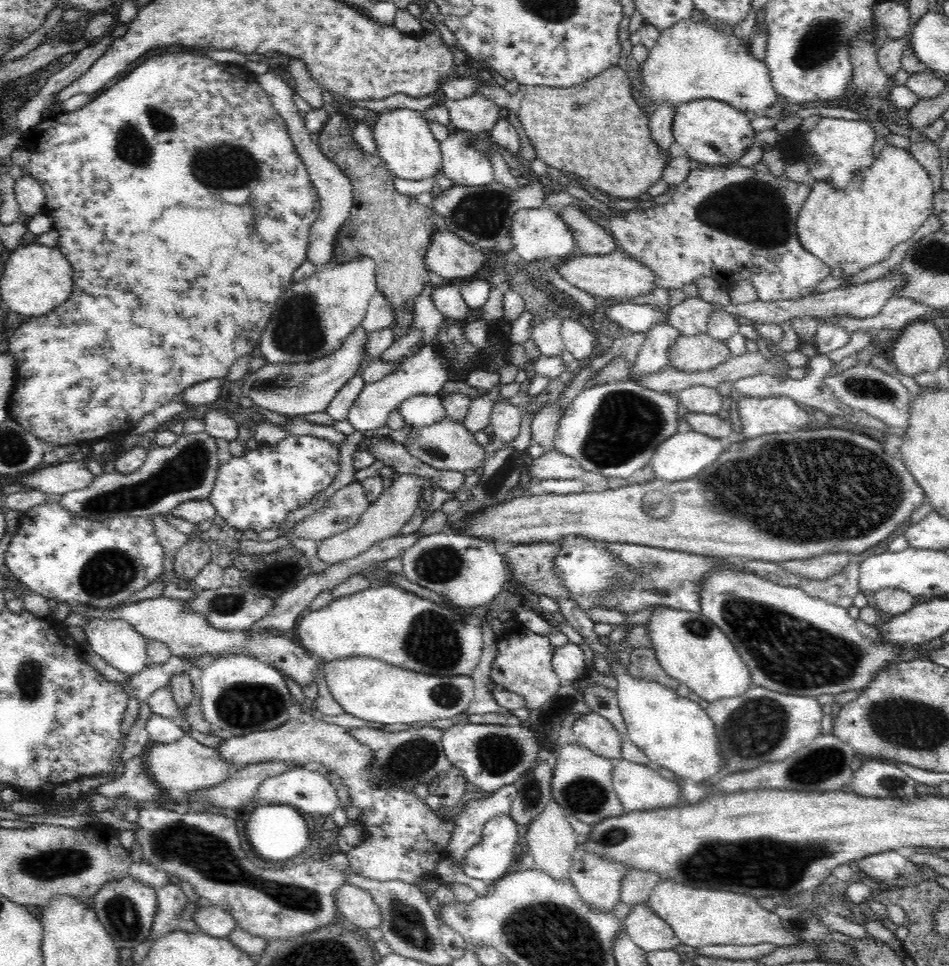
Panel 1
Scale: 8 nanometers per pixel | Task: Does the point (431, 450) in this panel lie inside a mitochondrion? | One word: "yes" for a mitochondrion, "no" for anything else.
yes

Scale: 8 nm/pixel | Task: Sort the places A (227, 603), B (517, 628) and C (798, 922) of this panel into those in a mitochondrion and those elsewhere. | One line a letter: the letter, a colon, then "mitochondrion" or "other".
A: mitochondrion
B: other
C: mitochondrion

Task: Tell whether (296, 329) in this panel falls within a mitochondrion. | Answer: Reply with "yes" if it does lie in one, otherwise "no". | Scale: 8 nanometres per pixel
yes

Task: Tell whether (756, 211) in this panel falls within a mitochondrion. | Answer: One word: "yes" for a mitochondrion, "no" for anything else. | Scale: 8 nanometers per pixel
yes

